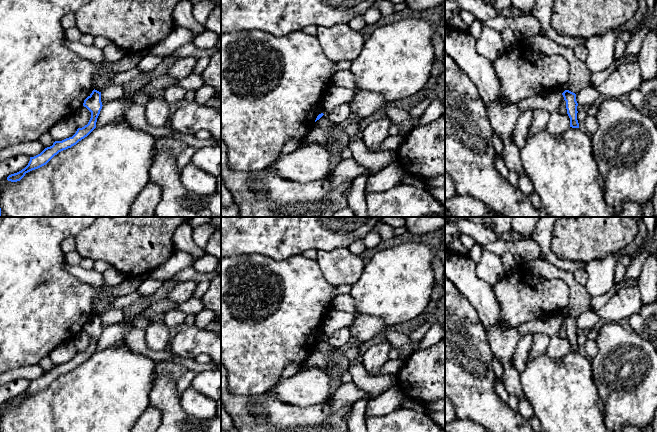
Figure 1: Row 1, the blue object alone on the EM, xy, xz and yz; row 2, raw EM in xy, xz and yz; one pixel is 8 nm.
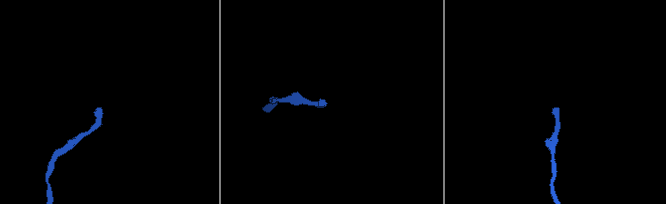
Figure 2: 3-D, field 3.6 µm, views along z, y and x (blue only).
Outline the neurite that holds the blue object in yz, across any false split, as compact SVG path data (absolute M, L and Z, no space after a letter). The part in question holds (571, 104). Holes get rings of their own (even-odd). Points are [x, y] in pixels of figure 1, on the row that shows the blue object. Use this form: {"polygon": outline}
{"polygon": "M565 90L562 95L564 97L564 100L566 101L567 114L570 118L570 127L579 128L579 123L577 120L578 103L576 101L576 94L569 90Z"}

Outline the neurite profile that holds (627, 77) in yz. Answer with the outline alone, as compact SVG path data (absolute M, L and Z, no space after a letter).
M631 62L616 68L597 90L603 98L620 99L638 88L642 81L638 62Z

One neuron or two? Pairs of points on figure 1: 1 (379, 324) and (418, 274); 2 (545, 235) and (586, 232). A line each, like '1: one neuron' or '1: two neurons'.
1: two neurons
2: two neurons

